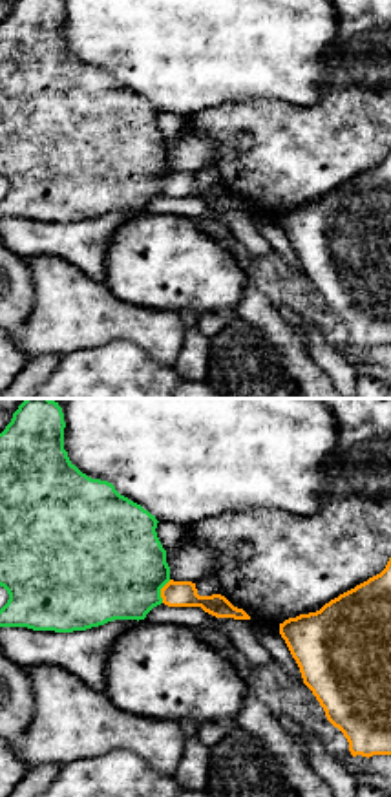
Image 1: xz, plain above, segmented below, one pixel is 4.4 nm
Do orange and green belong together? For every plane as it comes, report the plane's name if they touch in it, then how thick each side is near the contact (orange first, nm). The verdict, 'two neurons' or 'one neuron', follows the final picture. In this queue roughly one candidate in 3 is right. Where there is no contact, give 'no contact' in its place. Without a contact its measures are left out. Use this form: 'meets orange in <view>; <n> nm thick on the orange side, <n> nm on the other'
meets orange in xz; 110 nm thick on the orange side, 480 nm on the other

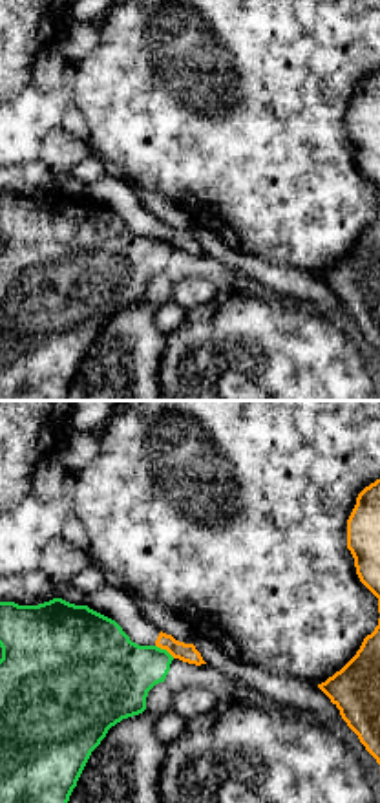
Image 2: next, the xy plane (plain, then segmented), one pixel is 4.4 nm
meets orange in xy; 80 nm thick on the orange side, 320 nm on the other

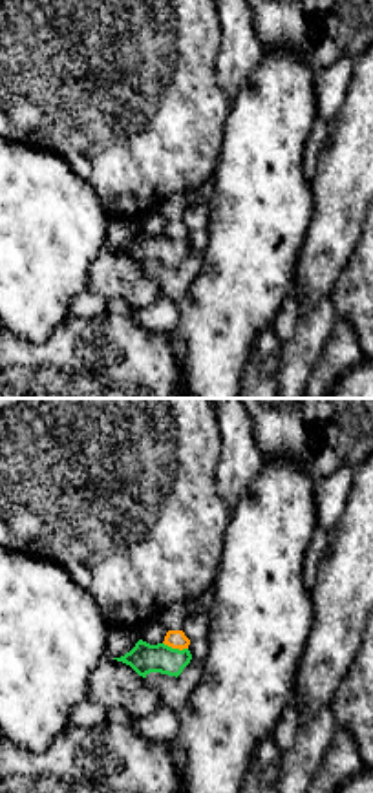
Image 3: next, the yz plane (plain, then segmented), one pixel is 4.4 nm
meets orange in yz; 80 nm thick on the orange side, 140 nm on the other

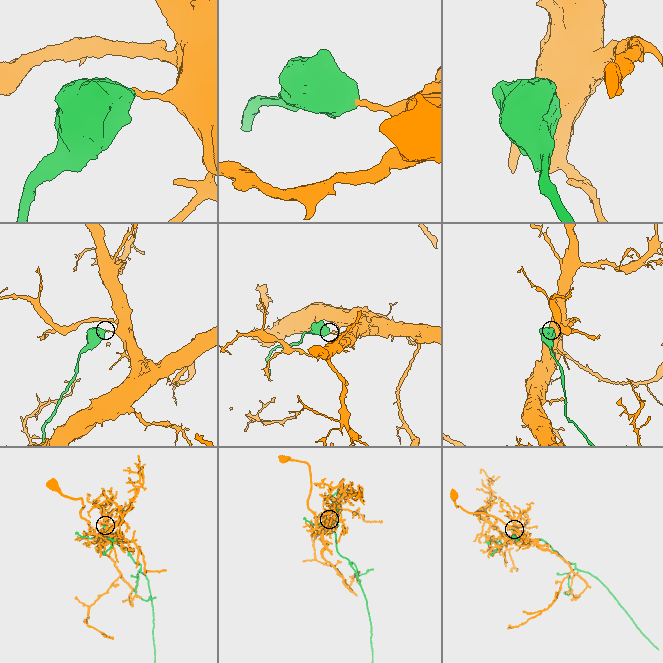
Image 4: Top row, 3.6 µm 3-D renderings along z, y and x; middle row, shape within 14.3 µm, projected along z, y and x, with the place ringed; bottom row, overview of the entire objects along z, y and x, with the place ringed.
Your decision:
two neurons

